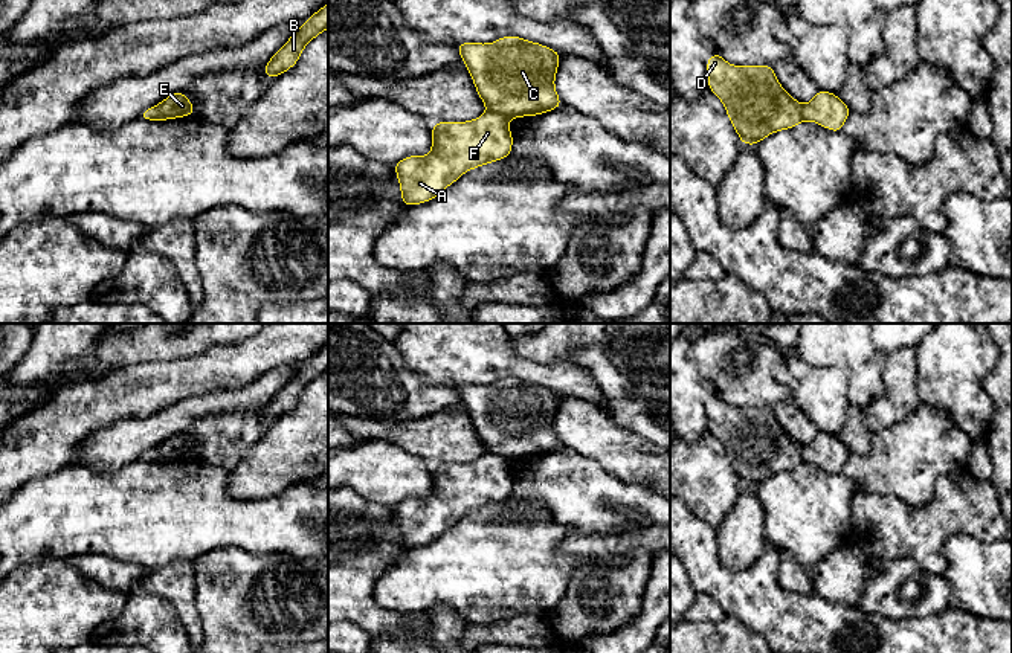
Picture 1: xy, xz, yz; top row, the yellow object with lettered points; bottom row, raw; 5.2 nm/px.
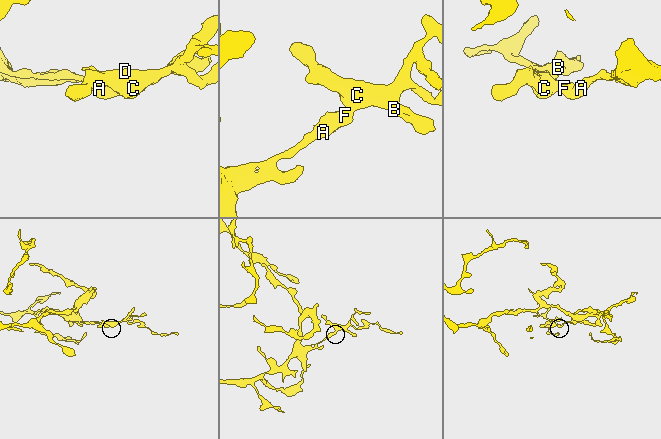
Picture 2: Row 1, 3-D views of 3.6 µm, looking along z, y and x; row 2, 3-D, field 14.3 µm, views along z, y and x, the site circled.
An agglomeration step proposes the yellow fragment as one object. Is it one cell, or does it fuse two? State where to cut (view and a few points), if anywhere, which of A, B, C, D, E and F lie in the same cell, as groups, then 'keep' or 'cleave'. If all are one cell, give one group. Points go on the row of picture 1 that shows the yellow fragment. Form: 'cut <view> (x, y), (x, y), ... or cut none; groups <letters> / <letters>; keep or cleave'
cut xz (489, 110), (507, 121); groups A F / B C D E; cleave

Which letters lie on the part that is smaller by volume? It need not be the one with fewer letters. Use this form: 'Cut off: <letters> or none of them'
Cut off: B, C, D, E

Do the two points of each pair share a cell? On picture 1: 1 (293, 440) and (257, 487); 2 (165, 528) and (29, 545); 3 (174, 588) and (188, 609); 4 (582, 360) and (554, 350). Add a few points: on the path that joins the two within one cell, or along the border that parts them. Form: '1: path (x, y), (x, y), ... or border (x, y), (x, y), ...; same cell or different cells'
1: path (283, 452), (260, 475); same cell
2: path (132, 528), (63, 528); same cell
3: path (179, 592), (185, 604); same cell
4: border (606, 356), (597, 348), (577, 347), (570, 360); different cells

